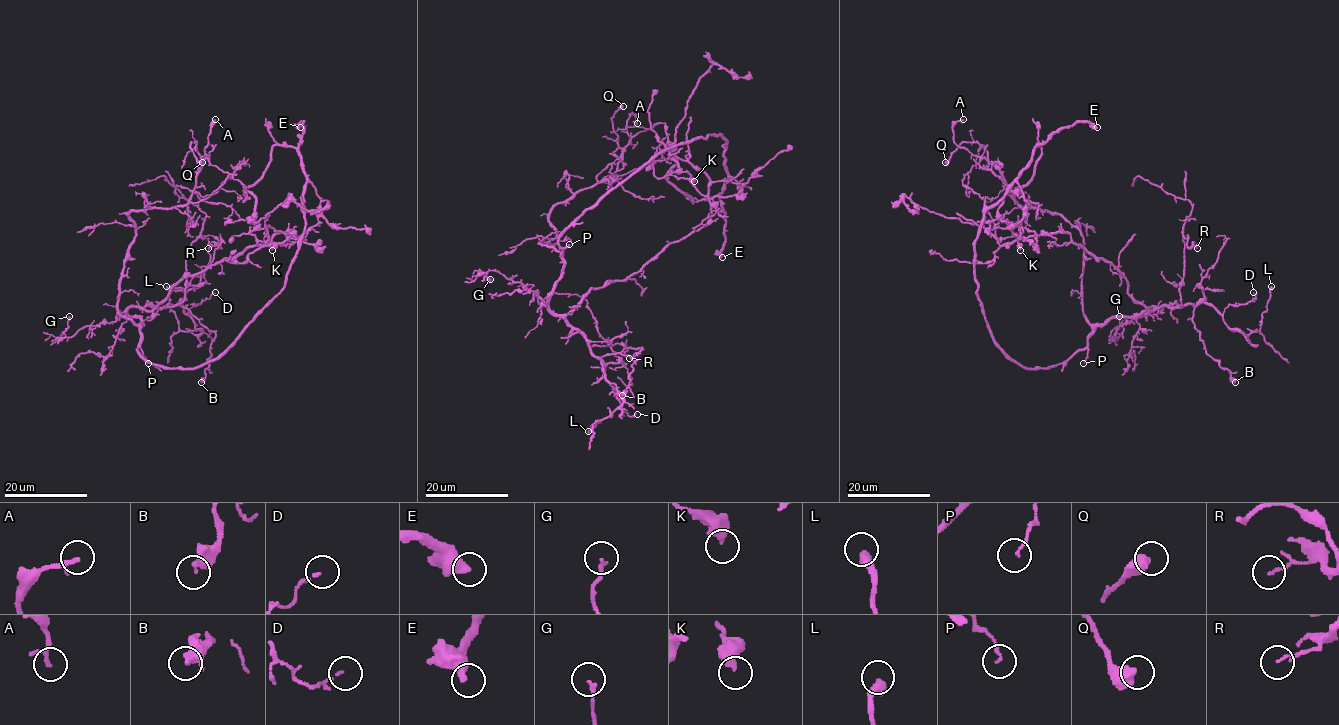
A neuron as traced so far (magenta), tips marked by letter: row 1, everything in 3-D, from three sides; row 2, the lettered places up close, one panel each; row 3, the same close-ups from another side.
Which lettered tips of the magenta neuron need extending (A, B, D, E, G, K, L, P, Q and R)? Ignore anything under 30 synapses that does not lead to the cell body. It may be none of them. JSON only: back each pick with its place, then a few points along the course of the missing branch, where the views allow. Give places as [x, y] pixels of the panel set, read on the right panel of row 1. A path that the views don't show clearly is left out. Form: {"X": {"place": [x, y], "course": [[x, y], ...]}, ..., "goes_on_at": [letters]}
{"E": {"place": [1097, 127], "course": [[1097, 127], [1117, 163], [1110, 210], [1100, 221], [1092, 219], [1043, 252], [1018, 254]]}, "goes_on_at": ["E"]}

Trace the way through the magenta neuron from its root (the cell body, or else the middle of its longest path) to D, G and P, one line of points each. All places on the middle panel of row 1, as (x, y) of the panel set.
D: (565, 314), (601, 362), (604, 378), (616, 390), (620, 406), (629, 416), (637, 414)
G: (565, 314), (554, 314), (538, 302), (536, 290), (527, 289), (497, 271), (485, 275), (490, 279)
P: (565, 314), (553, 312), (548, 298), (563, 266), (562, 248), (569, 244)

